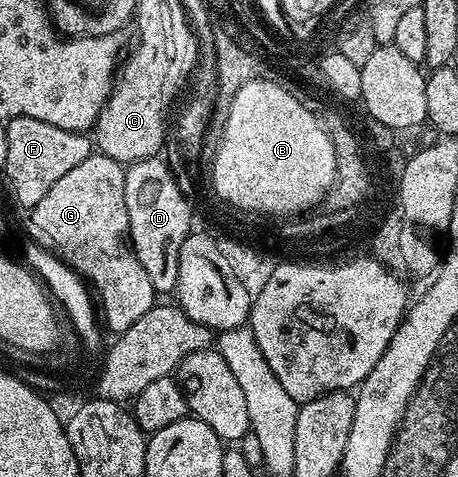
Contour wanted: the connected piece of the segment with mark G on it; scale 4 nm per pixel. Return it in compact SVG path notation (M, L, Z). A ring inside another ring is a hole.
M93 154L85 158L78 166L73 166L69 174L65 174L37 202L37 206L29 209L31 216L30 239L34 240L41 247L50 249L51 253L64 261L83 278L93 289L97 297L98 307L101 309L101 320L111 334L118 334L129 330L141 314L145 314L157 303L157 293L153 288L145 269L138 261L131 241L128 237L130 230L129 214L125 206L125 168L118 164L113 158L102 154Z

